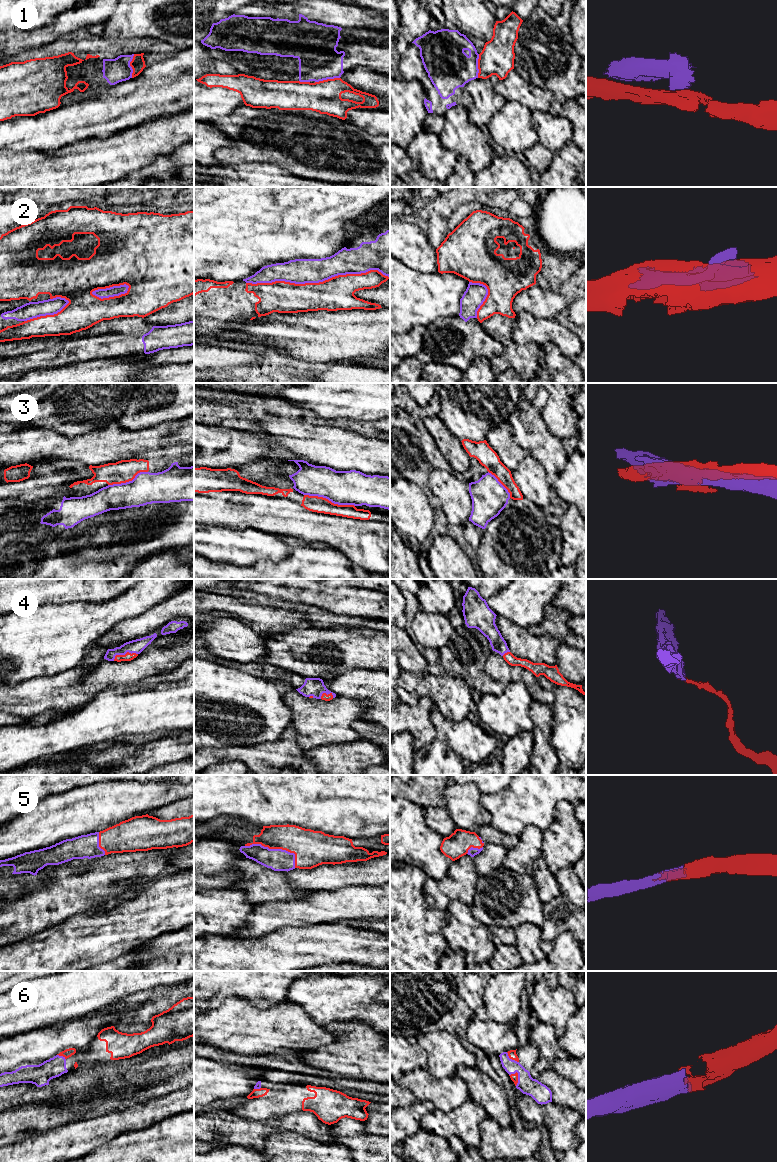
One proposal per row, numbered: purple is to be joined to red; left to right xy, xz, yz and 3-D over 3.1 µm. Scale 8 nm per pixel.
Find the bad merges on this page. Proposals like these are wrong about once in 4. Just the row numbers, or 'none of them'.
1, 2, 3

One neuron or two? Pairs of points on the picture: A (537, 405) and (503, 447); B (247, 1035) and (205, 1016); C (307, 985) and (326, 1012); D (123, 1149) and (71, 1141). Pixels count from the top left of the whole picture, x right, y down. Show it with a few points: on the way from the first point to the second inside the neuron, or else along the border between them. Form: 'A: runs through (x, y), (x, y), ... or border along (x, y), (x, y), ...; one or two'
A: border along (506, 421), (511, 429), (513, 439), (528, 453); two
B: runs through (237, 1027), (215, 1026); one
C: runs through (314, 992), (326, 1005); one
D: border along (121, 1134), (89, 1151); two

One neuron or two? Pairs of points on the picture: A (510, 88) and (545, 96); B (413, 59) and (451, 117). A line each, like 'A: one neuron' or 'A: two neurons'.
A: one neuron
B: two neurons

